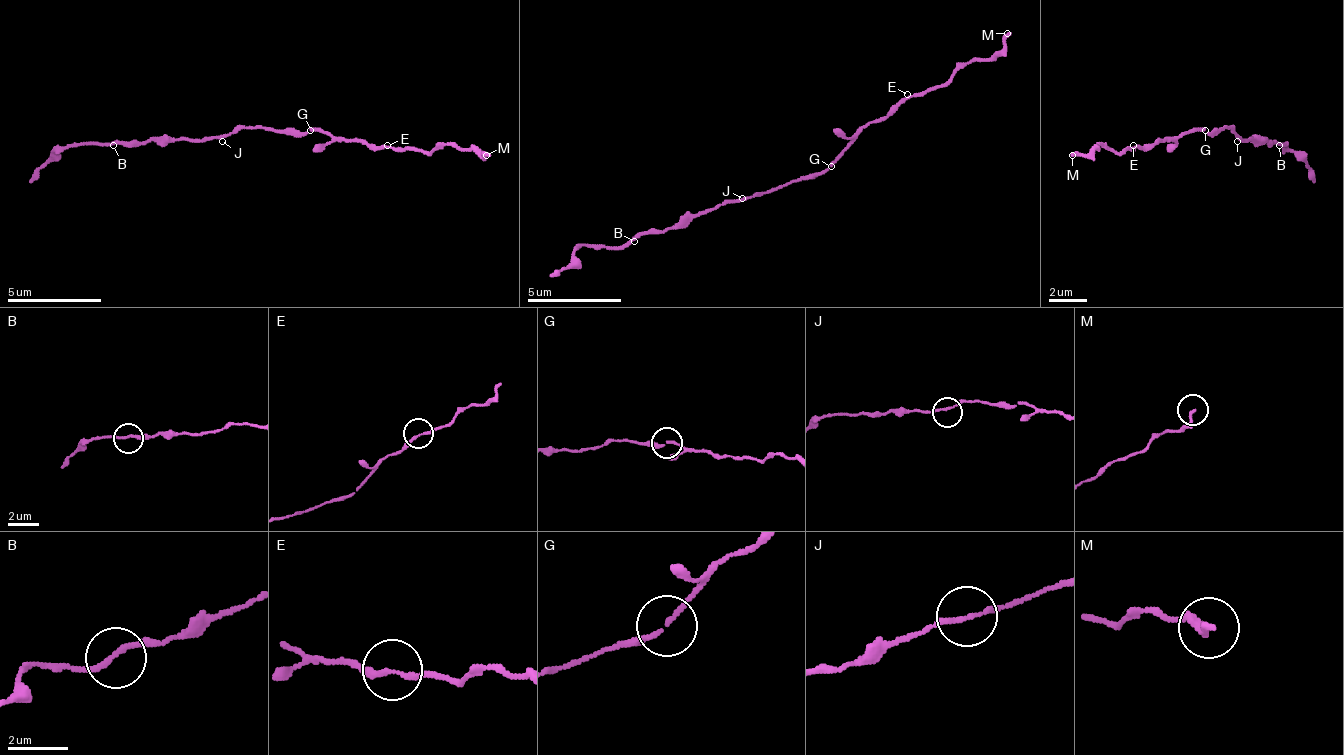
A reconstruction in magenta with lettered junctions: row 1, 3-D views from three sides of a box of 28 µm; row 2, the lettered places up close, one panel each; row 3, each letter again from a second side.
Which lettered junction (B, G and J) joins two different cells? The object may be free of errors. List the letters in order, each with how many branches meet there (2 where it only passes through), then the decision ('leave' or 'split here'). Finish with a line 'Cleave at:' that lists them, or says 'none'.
B: 2 | leave
G: 2 | leave
J: 2 | leave
Cleave at: none

